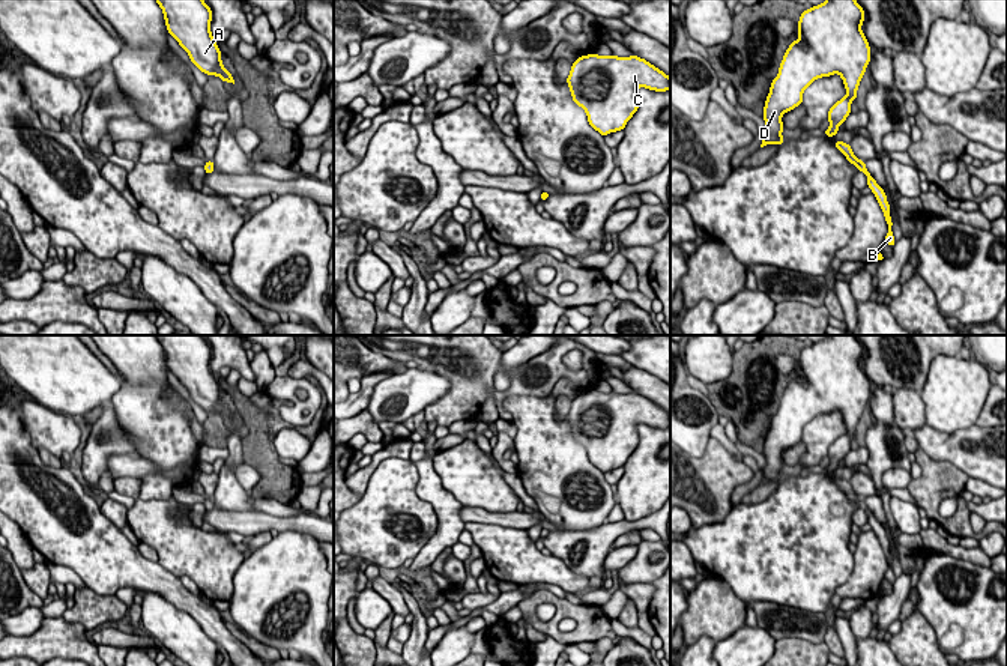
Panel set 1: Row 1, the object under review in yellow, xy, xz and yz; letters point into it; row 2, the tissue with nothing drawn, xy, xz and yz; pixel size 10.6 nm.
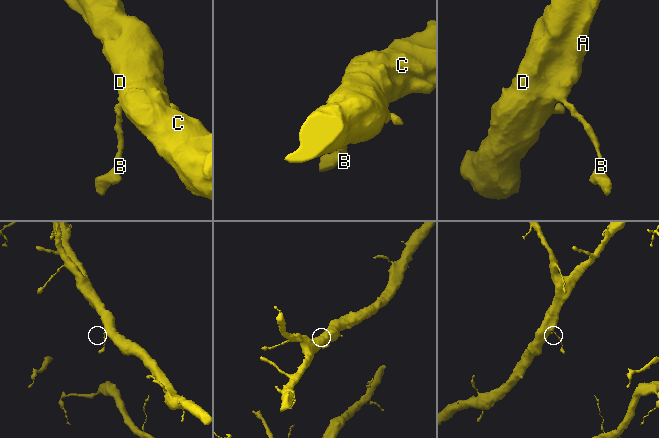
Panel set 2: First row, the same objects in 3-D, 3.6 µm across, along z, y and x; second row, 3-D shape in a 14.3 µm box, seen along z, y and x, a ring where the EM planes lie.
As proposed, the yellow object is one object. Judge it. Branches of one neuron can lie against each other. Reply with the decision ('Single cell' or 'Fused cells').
Single cell

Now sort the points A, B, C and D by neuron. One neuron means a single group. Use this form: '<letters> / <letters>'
A B C D

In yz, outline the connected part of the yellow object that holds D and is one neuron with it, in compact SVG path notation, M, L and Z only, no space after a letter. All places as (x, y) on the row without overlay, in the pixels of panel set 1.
M827 335L806 346L798 358L798 377L792 377L771 418L764 443L767 466L761 484L782 481L782 453L803 440L803 428L815 416L839 410L846 433L828 448L830 465L825 474L834 474L839 462L851 451L851 439L870 398L870 383L861 361L864 347L855 335Z

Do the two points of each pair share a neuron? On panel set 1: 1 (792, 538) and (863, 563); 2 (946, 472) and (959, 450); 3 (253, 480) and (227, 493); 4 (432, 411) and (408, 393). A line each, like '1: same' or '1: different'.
1: different
2: different
3: different
4: different

